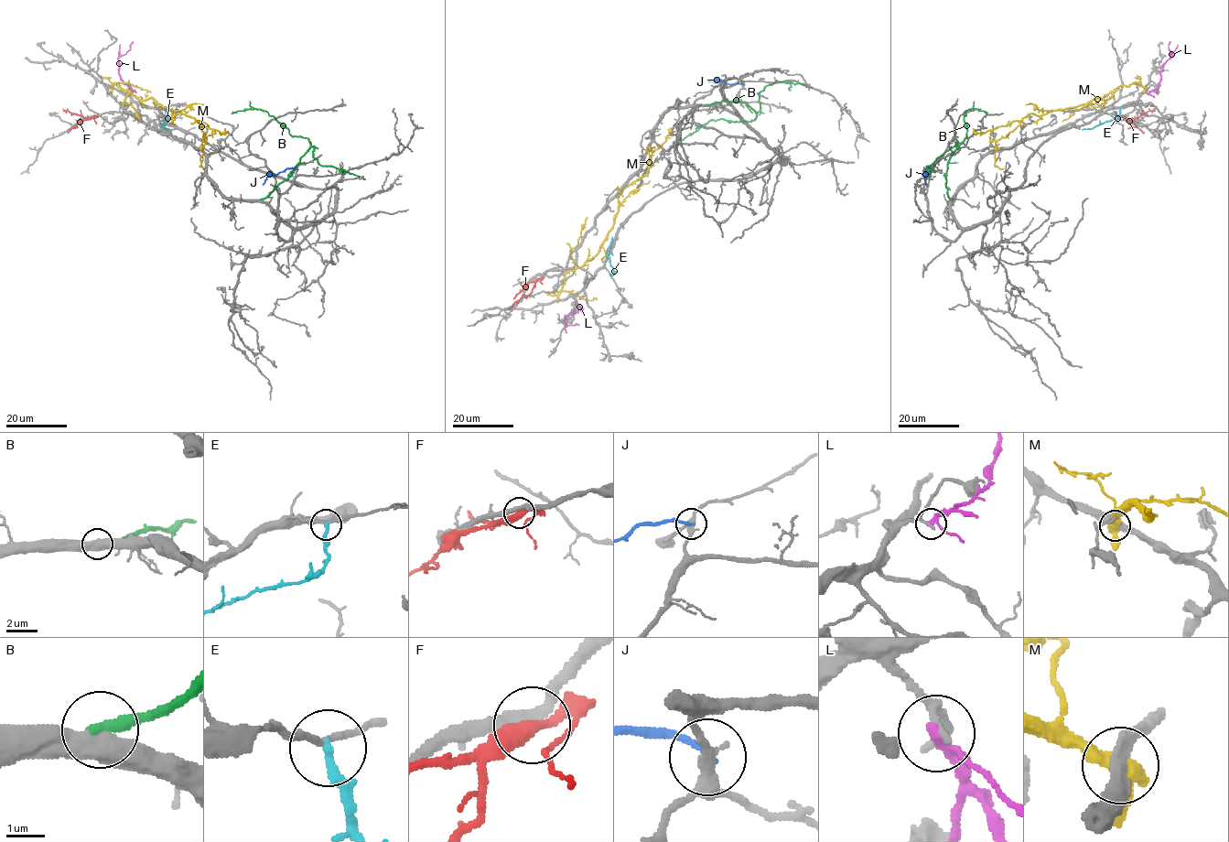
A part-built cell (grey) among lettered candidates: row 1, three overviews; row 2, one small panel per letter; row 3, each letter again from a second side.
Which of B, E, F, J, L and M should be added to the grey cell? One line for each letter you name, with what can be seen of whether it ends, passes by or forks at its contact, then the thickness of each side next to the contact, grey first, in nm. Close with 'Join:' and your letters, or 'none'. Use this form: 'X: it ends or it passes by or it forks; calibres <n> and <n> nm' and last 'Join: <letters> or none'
Join: none

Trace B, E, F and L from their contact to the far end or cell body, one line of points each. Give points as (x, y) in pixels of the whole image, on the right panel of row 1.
B: (950, 199), (945, 178), (947, 163), (966, 136), (965, 112), (973, 108), (986, 113)
E: (1119, 108), (1119, 116), (1115, 120), (1082, 130)
F: (1124, 116), (1137, 118), (1154, 108)
L: (1148, 93), (1159, 85), (1162, 65), (1169, 58), (1169, 41)

